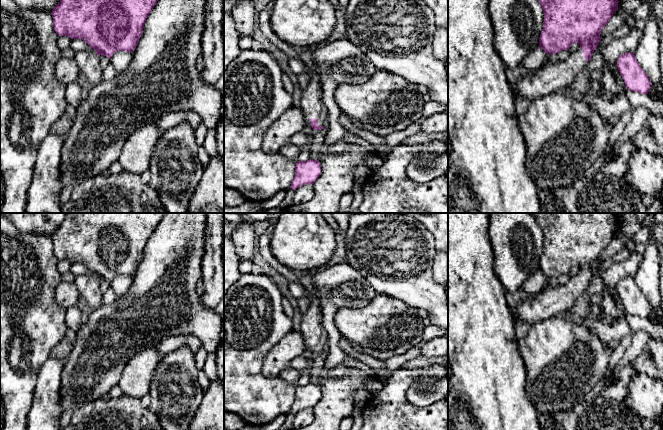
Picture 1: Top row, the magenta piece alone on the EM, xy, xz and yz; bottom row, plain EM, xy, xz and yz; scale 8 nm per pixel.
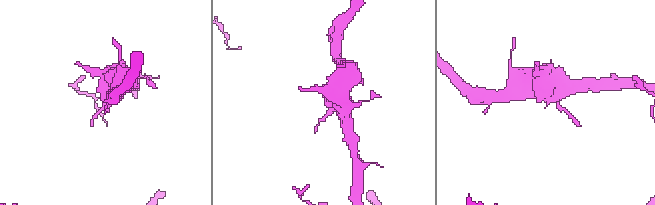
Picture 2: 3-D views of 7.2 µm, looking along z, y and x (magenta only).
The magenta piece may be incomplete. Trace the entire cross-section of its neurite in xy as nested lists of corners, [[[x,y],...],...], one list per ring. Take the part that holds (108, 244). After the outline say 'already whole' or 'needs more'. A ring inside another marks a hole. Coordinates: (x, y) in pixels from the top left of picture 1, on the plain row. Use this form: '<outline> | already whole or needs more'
[[[66,213],[60,226],[53,232],[53,251],[58,260],[68,260],[71,263],[82,263],[96,277],[76,276],[74,283],[80,297],[84,298],[88,308],[97,309],[102,304],[99,280],[111,282],[116,275],[132,277],[143,257],[148,239],[160,223],[165,213]]] | needs more

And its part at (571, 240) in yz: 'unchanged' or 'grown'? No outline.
grown

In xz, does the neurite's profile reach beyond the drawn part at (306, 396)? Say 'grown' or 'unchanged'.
unchanged

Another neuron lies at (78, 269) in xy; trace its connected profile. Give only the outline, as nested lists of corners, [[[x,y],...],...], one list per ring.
[[[72,263],[70,271],[75,275],[75,276],[91,276],[96,278],[96,275],[91,272],[87,267],[85,267],[82,263]]]

